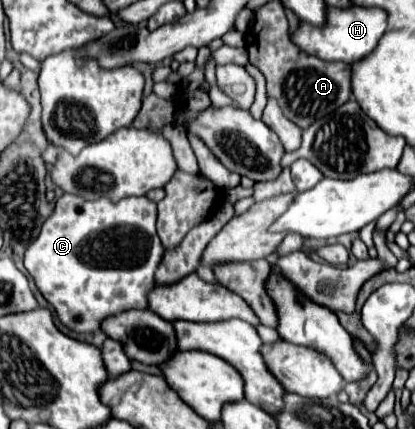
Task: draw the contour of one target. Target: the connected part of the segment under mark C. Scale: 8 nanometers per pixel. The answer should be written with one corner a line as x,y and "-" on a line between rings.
64,193
56,201
54,213
44,221
40,235
26,249
24,267
68,329
92,333
100,329
106,317
130,309
148,309
148,293
154,289
154,273
162,257
164,247
156,233
156,203
148,197
126,197
112,203
108,199
86,201

